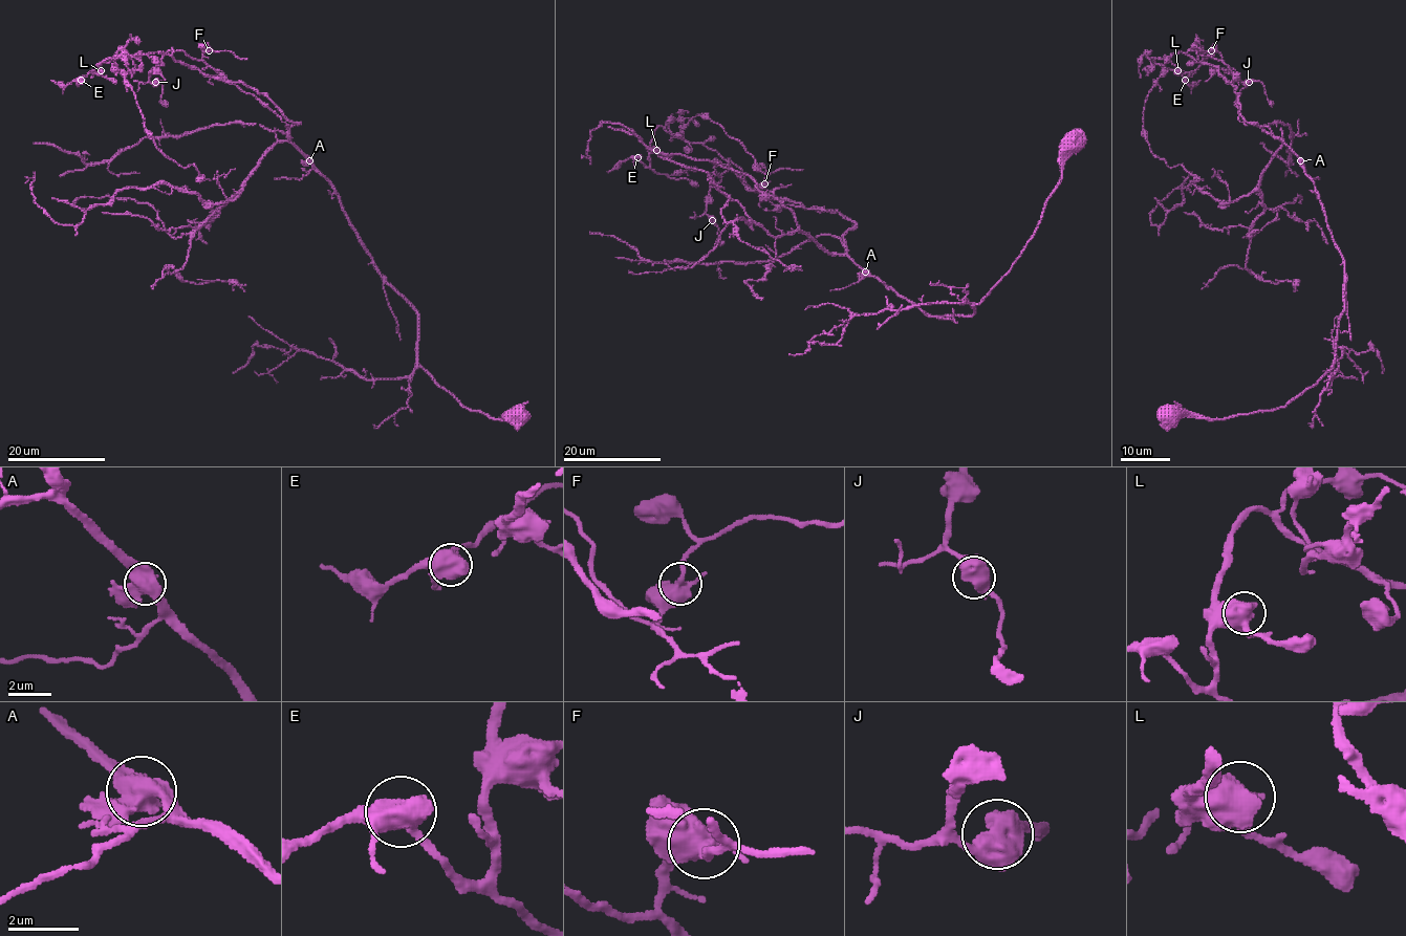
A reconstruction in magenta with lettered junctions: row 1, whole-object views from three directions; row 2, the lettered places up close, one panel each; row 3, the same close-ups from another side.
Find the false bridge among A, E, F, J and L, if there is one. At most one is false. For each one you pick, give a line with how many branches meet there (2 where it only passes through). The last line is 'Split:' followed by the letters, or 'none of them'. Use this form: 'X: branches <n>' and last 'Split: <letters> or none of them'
Split: none of them

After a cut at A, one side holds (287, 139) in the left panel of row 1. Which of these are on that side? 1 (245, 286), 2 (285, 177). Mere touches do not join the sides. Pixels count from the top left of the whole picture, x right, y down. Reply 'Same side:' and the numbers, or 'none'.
Same side: 1

